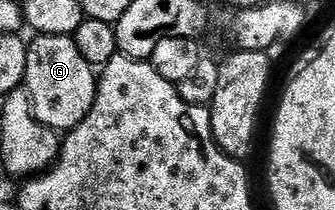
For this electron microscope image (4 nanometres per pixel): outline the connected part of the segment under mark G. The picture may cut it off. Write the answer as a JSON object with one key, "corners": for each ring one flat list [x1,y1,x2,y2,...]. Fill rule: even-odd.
{"corners":[[37,35,28,42,27,75,24,88,29,91,33,113,47,127,58,131,73,129,91,111,97,94,98,74,94,66,83,59,72,36]]}

